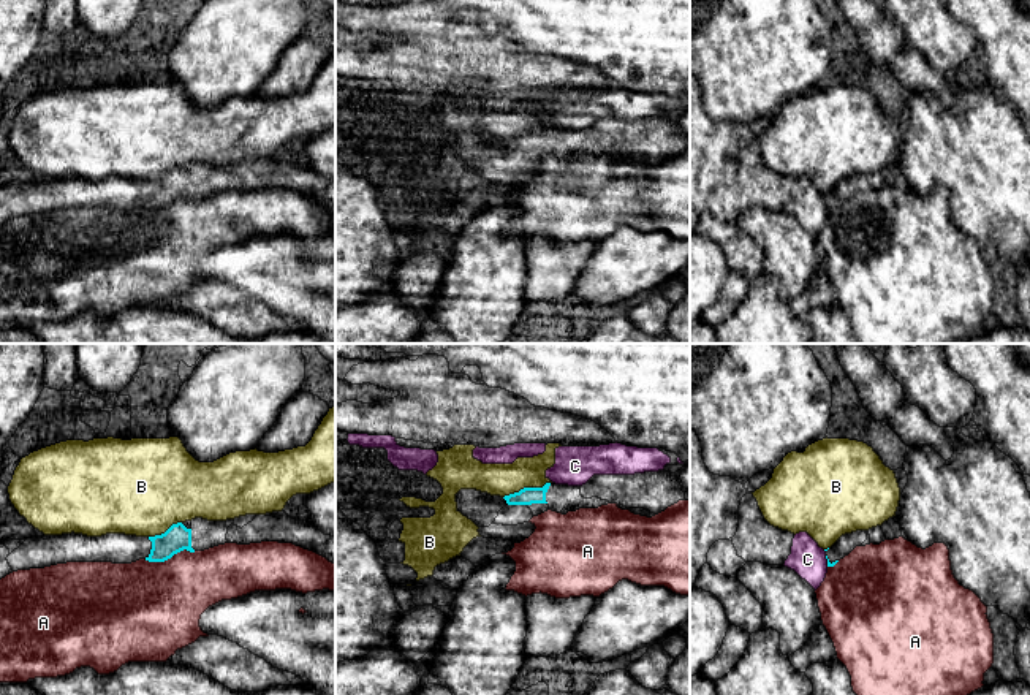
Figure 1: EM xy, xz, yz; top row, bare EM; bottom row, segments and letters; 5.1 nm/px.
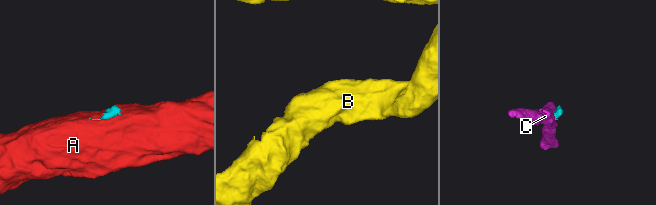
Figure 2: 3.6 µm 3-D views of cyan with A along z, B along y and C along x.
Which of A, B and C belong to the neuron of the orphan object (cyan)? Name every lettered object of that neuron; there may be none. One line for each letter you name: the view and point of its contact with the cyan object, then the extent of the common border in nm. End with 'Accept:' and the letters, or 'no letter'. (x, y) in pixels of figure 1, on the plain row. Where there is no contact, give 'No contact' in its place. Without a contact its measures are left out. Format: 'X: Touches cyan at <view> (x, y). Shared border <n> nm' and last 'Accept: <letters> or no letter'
Accept: no letter

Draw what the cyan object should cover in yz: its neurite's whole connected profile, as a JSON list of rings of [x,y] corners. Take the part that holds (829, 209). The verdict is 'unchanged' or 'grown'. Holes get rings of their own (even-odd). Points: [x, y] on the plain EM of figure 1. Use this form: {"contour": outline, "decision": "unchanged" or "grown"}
{"contour": [[[862,176],[842,180],[831,193],[824,195],[827,212],[834,212],[840,204],[848,201],[856,192],[862,192],[865,185],[867,179]]], "decision": "grown"}

